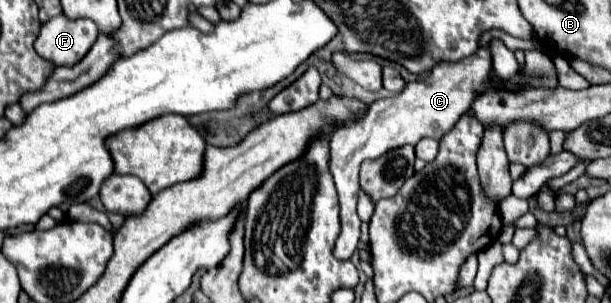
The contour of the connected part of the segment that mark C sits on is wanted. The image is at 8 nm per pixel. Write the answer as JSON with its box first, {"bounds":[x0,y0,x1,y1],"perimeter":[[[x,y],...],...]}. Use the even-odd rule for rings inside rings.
{"bounds":[330,46,492,260],"perimeter":[[[490,46],[478,48],[472,56],[462,58],[454,64],[438,64],[432,68],[428,78],[410,82],[404,92],[376,100],[366,116],[348,128],[338,128],[332,132],[330,140],[330,172],[334,176],[334,184],[340,198],[340,222],[342,232],[334,244],[334,256],[340,260],[348,260],[358,248],[360,238],[360,218],[356,214],[358,200],[358,172],[364,160],[374,160],[382,156],[382,152],[398,148],[402,144],[418,144],[418,140],[430,136],[440,140],[458,118],[470,108],[470,104],[484,92],[486,84],[492,78],[492,52]]]}

